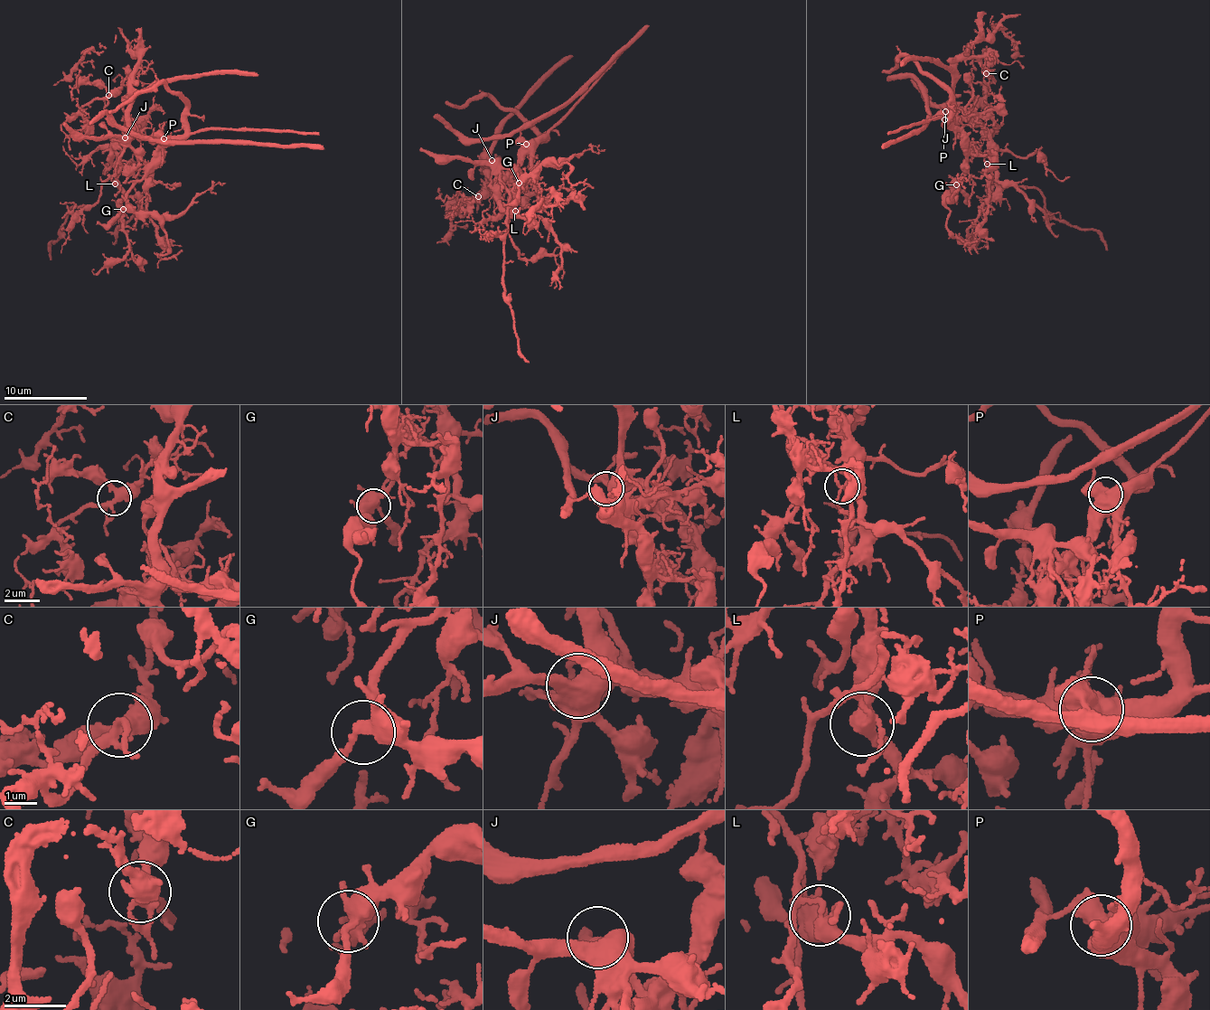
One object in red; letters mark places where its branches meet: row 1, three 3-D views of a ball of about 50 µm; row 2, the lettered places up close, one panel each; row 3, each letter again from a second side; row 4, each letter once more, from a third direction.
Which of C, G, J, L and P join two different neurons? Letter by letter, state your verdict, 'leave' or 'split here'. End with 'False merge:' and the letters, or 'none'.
C: leave
G: leave
J: leave
L: split here
P: split here
False merge: L, P

